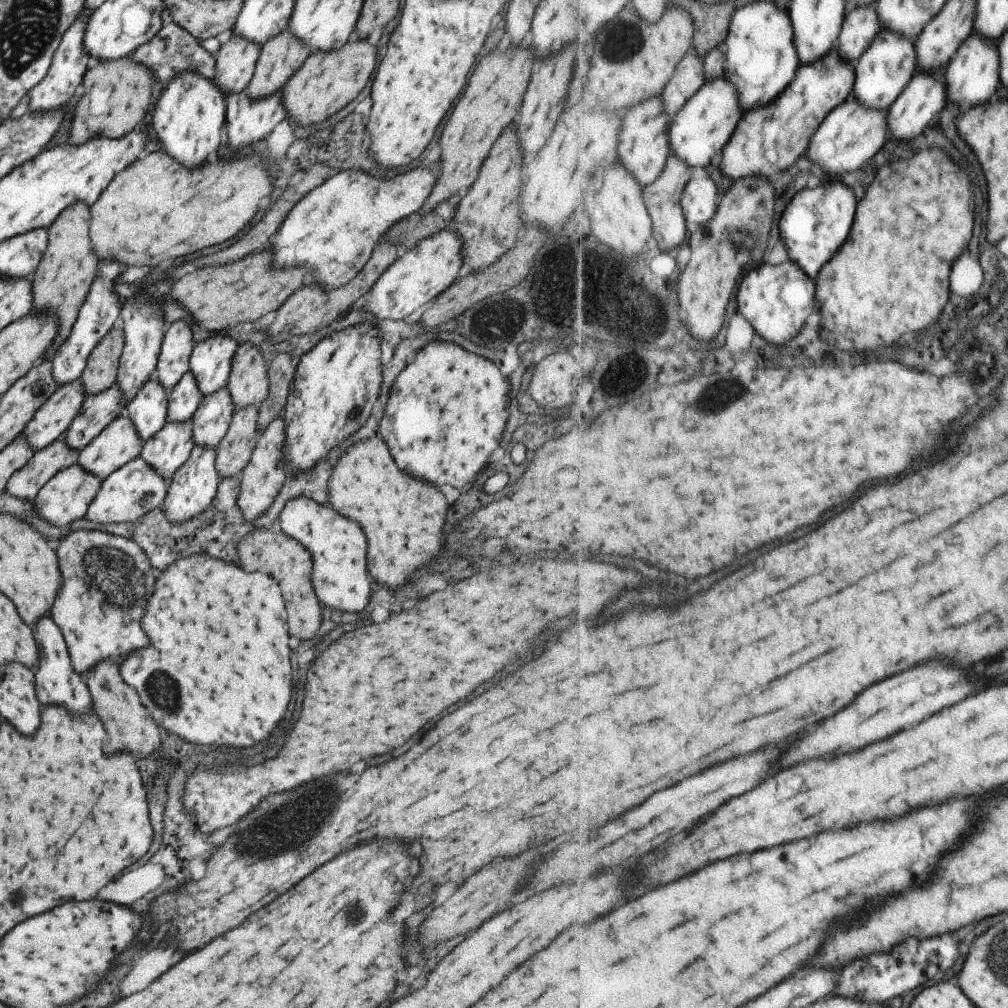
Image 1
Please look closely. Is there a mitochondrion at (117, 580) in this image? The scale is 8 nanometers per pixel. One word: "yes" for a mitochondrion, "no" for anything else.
yes

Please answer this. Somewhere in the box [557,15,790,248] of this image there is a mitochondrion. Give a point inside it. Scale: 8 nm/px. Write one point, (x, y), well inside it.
(620, 42)

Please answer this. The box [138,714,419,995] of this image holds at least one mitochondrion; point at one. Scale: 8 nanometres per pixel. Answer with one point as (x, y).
(283, 826)

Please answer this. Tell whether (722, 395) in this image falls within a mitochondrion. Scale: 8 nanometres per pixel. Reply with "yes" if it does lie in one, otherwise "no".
yes

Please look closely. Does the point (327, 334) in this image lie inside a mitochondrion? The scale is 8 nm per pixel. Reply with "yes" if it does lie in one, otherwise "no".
no

